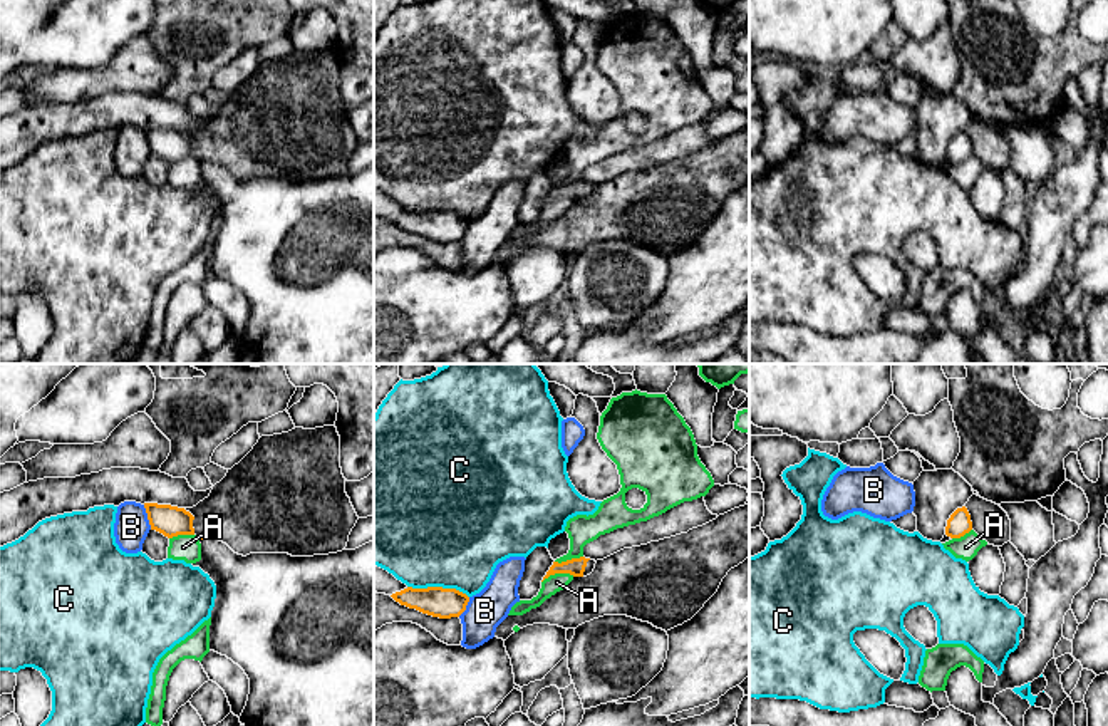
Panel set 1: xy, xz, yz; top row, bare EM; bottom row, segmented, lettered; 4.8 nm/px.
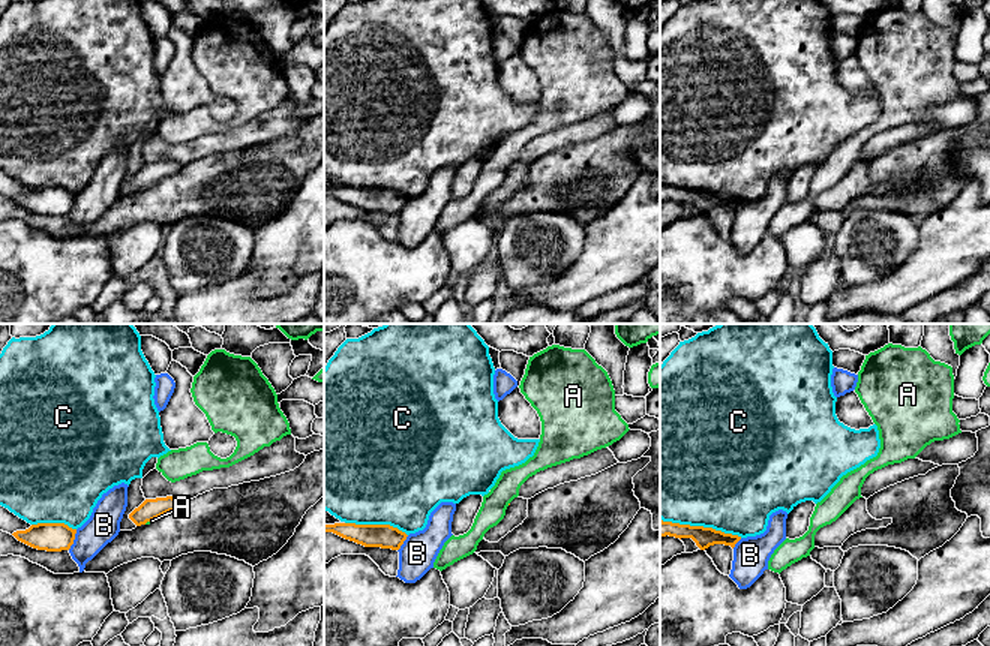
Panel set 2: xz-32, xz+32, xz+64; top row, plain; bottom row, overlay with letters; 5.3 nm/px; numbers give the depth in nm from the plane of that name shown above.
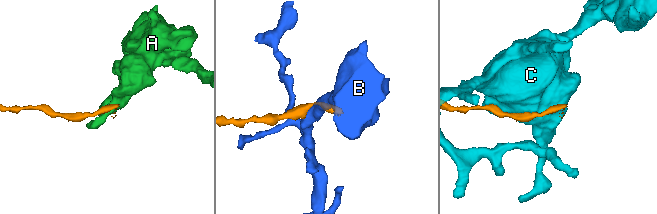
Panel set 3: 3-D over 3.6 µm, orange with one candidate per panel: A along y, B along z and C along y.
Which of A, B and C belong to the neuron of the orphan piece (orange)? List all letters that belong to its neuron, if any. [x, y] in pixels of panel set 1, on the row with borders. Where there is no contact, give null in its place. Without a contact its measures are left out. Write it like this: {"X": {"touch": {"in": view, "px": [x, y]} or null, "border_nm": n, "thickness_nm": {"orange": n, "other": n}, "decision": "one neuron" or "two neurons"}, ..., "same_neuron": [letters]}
{"A": {"touch": {"in": "xz", "px": [557, 572]}, "border_nm": 160, "thickness_nm": {"orange": 90, "other": 90}, "decision": "two neurons"}, "B": {"touch": {"in": "xy", "px": [148, 517]}, "border_nm": 130, "thickness_nm": {"orange": 140, "other": 170}, "decision": "two neurons"}, "C": {"touch": {"in": "xz", "px": [438, 587]}, "border_nm": 300, "thickness_nm": {"orange": 140, "other": 500}, "decision": "two neurons"}, "same_neuron": []}

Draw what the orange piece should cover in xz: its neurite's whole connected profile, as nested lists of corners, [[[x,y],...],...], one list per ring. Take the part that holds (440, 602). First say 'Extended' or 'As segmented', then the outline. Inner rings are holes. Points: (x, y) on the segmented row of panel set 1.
As segmented. [[[407,587],[391,595],[401,605],[416,609],[422,614],[451,619],[459,617],[469,602],[469,597],[456,589],[427,587],[412,589]]]

